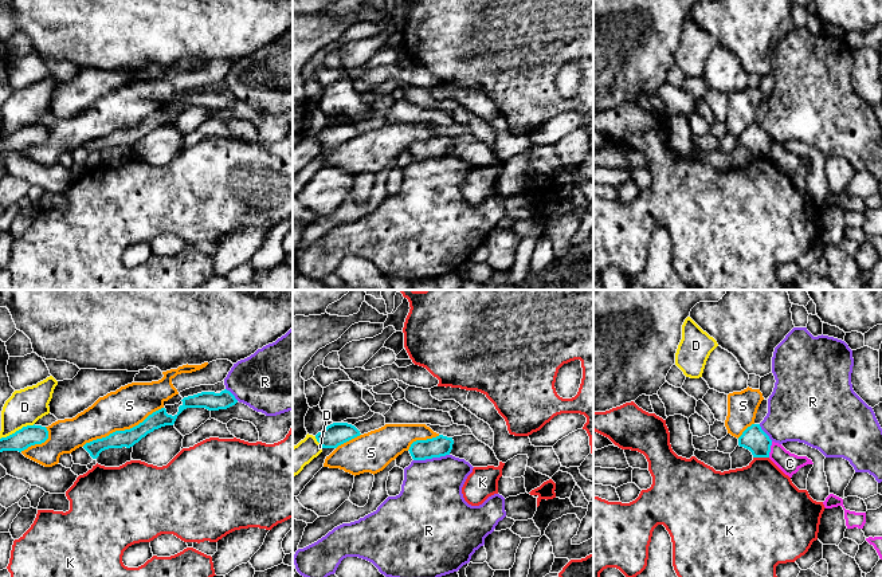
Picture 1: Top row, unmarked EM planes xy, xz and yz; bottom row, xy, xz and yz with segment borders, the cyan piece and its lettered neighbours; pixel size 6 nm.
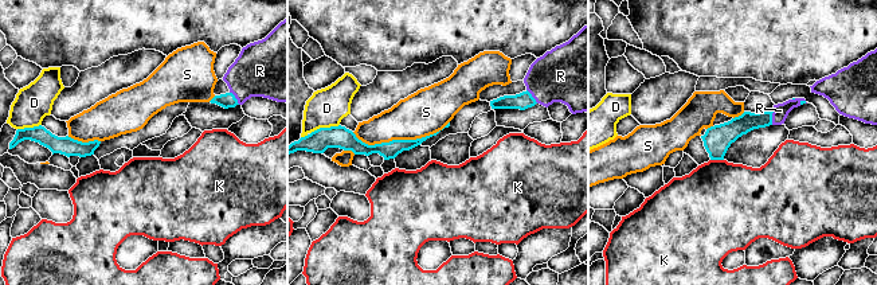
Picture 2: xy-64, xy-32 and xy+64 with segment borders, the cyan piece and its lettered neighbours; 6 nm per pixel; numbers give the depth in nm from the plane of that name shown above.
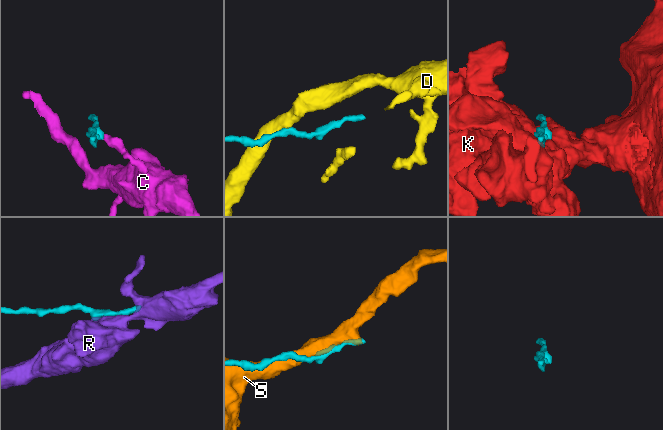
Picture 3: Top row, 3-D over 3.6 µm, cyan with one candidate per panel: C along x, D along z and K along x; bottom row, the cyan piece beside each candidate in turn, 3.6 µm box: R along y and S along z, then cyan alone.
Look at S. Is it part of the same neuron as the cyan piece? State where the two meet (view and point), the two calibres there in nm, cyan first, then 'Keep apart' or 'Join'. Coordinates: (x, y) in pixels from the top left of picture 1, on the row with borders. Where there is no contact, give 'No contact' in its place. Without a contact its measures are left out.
Touches cyan at xy (122, 431). Thickness 110 nm (cyan) against 240 nm. Keep apart

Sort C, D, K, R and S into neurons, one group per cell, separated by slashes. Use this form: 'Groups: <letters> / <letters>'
Groups: C / D / K / R / S

